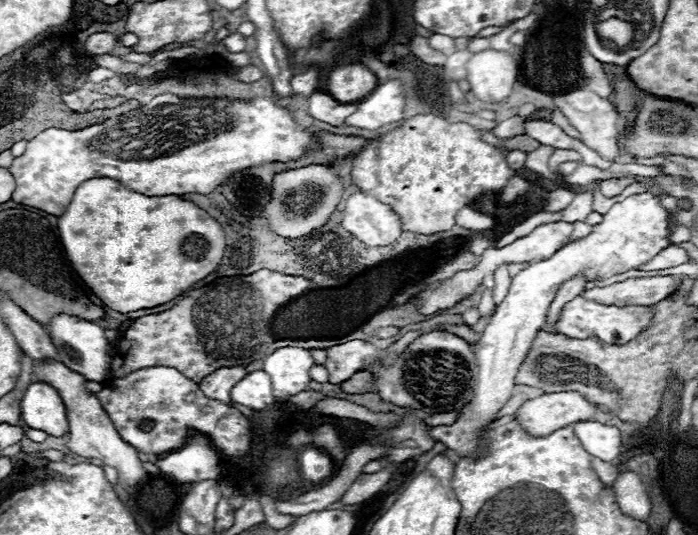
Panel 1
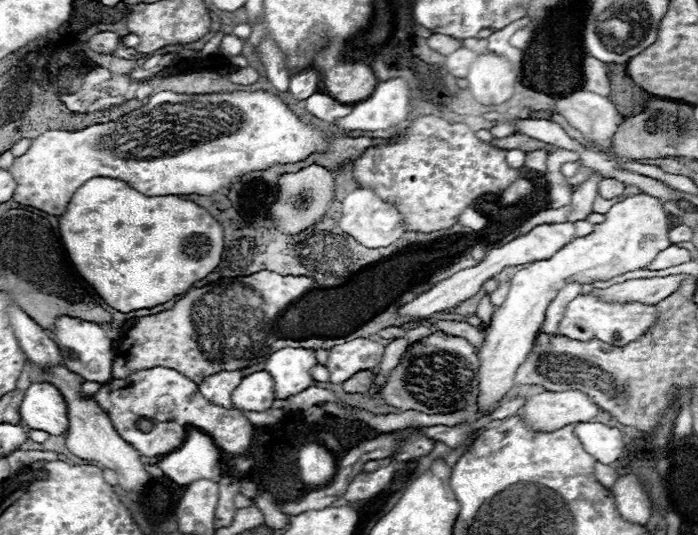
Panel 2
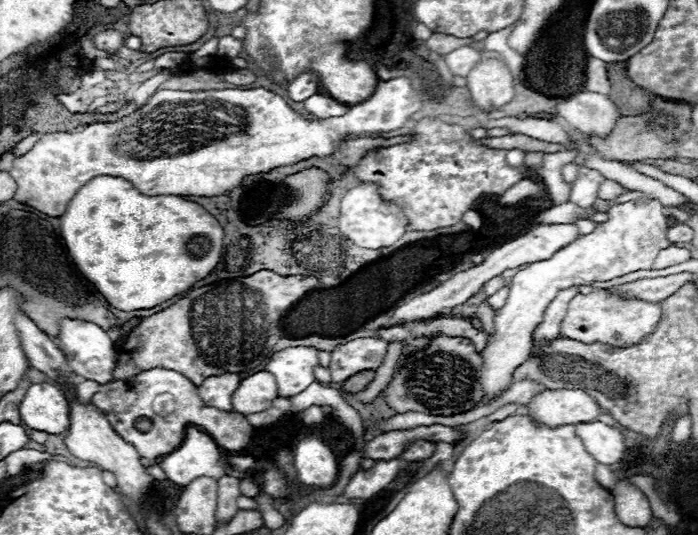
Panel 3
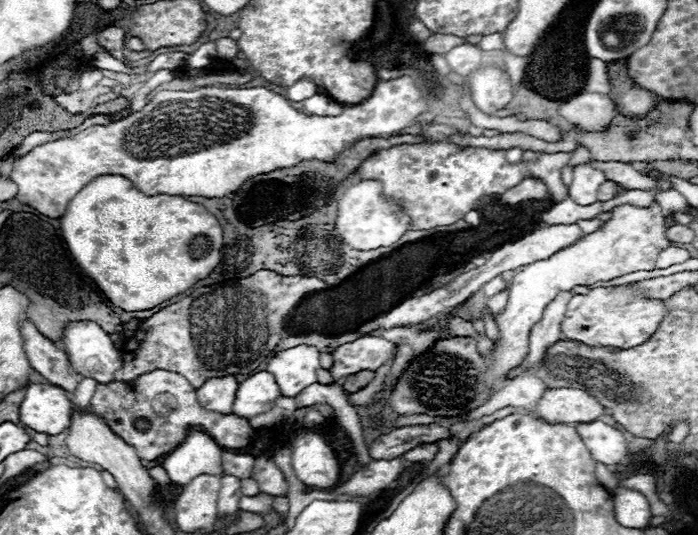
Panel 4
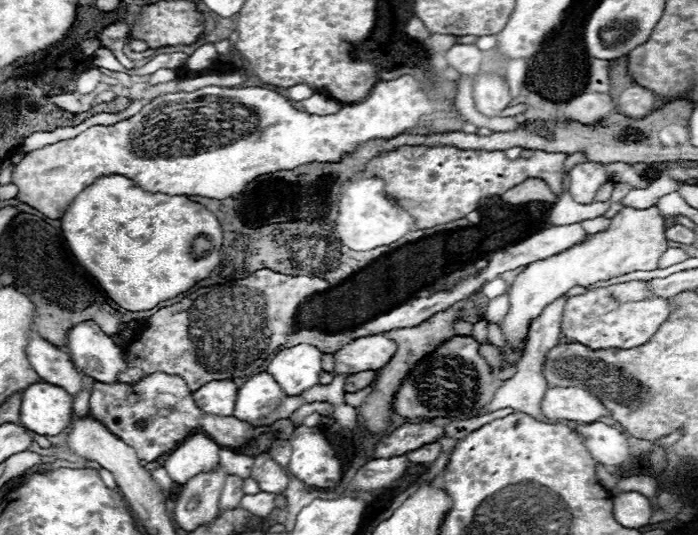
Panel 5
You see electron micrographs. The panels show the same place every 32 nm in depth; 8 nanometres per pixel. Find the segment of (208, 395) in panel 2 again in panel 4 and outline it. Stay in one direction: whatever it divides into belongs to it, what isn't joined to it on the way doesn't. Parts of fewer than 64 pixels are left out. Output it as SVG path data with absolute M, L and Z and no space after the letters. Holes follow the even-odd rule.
M222 376L222 378L206 380L206 382L198 388L196 394L198 394L200 404L204 404L204 408L212 408L212 410L216 410L216 412L232 414L236 388L238 388L236 376Z

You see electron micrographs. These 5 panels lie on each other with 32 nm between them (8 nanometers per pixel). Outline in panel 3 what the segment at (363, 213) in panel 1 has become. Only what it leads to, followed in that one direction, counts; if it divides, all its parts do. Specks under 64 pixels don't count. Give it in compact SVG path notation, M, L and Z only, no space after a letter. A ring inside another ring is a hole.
M358 184L352 190L348 190L340 202L340 218L338 228L340 232L350 238L356 246L362 248L386 248L394 244L404 232L406 232L406 216L386 200L380 198L374 184Z

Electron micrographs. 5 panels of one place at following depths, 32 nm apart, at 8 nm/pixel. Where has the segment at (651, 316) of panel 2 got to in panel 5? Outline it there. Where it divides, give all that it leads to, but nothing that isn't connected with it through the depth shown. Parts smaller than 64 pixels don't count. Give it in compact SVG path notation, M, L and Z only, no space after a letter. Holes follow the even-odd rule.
M626 282L612 284L604 288L592 288L586 294L572 296L566 302L562 316L562 334L574 342L580 342L588 348L636 348L646 344L660 324L672 312L666 298L654 298L644 282Z

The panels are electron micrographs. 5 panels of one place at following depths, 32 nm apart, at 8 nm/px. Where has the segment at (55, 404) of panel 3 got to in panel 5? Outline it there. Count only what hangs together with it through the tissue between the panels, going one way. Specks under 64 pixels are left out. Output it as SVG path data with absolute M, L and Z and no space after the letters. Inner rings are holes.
M48 382L28 386L20 406L20 422L36 434L60 434L72 422L70 394L64 388Z

